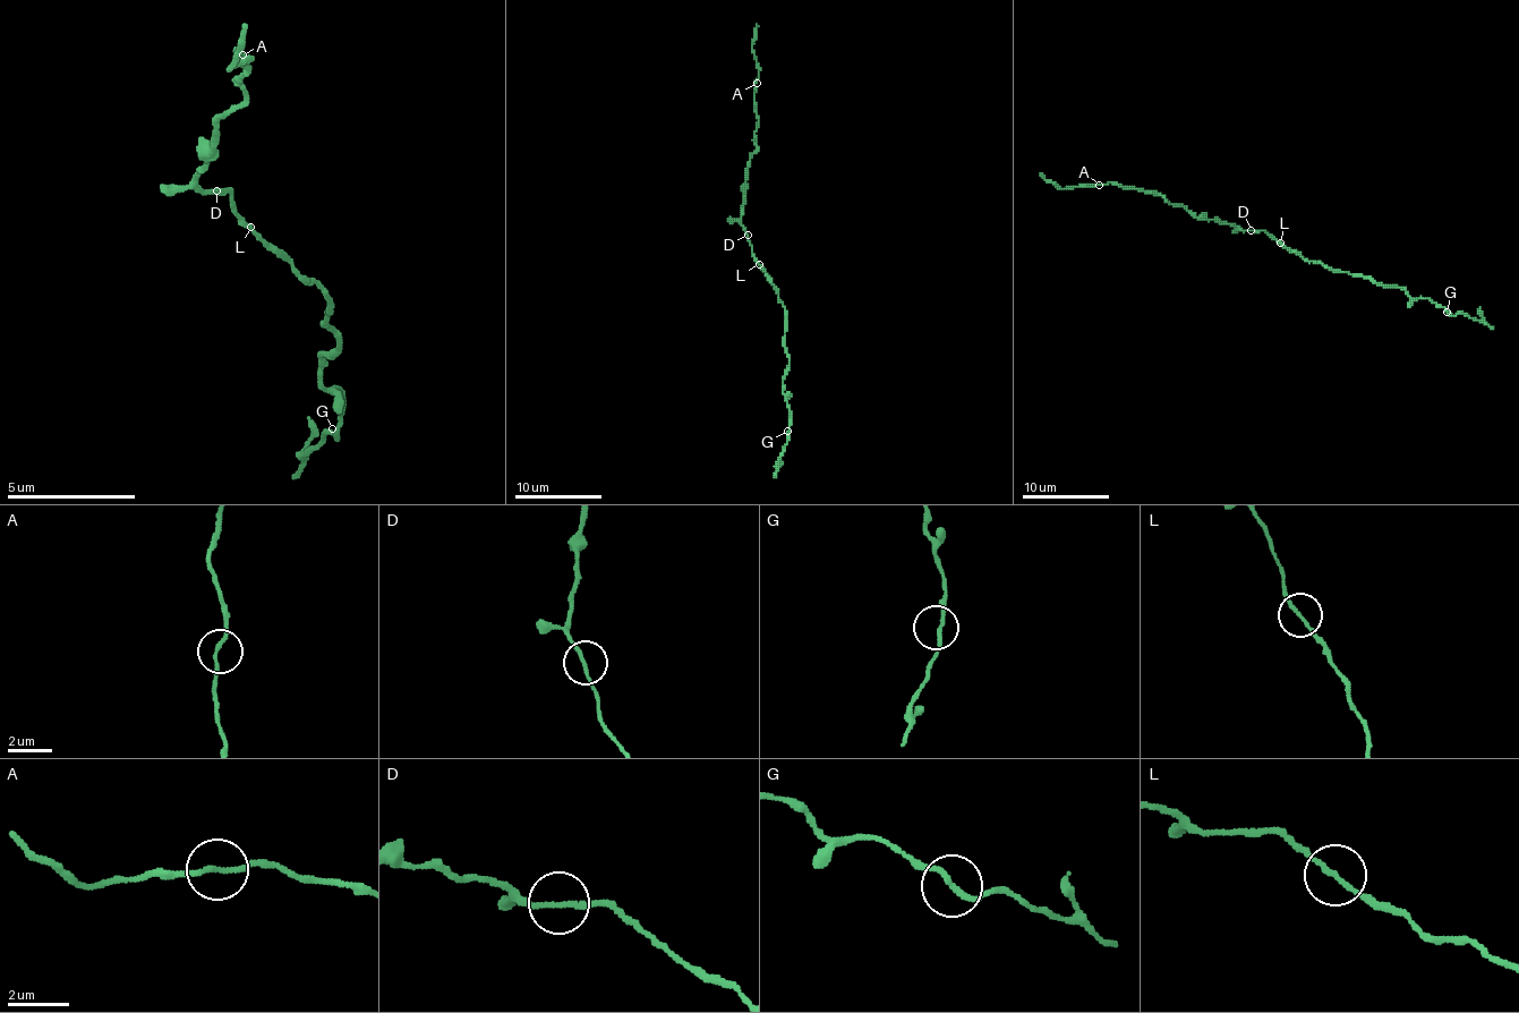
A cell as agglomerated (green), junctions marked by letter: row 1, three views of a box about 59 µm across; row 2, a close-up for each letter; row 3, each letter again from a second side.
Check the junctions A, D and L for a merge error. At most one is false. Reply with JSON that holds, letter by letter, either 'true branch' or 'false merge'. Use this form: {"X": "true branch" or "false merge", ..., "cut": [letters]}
{"A": "true branch", "D": "true branch", "L": "true branch", "cut": []}

